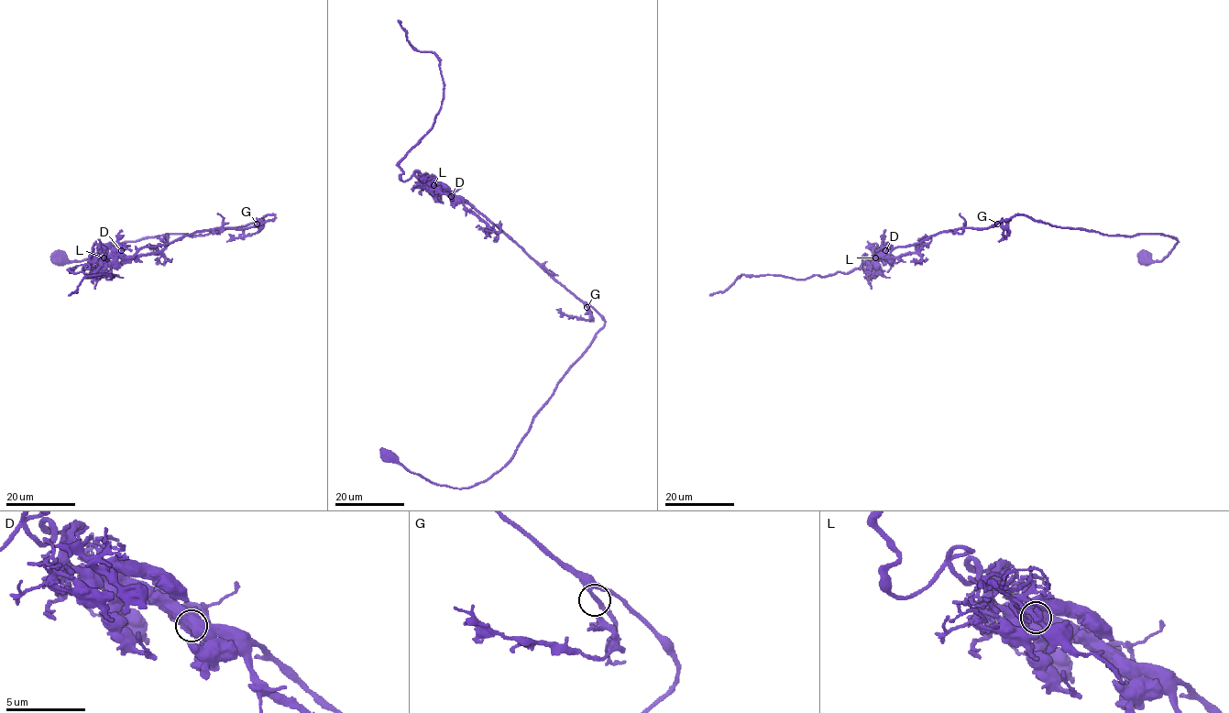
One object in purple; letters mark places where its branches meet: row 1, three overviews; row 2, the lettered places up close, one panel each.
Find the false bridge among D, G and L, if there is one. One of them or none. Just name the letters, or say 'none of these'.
none of these

